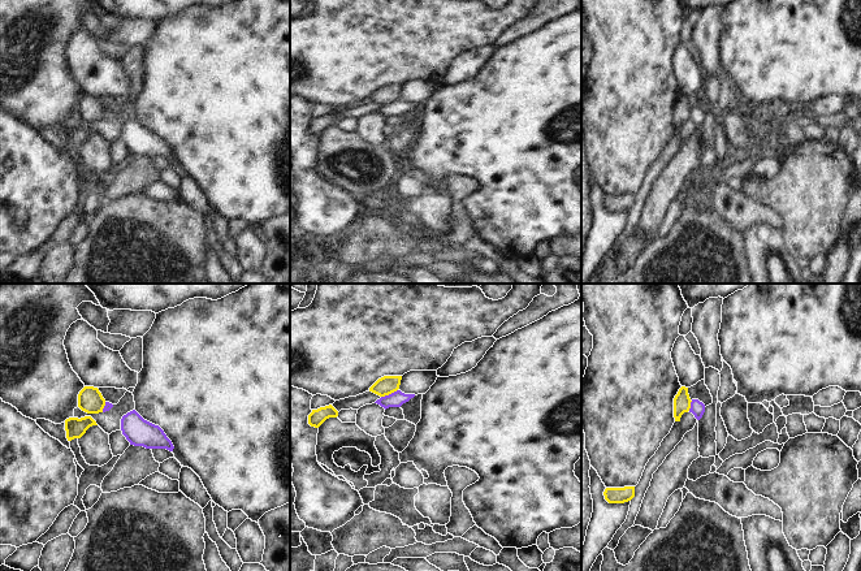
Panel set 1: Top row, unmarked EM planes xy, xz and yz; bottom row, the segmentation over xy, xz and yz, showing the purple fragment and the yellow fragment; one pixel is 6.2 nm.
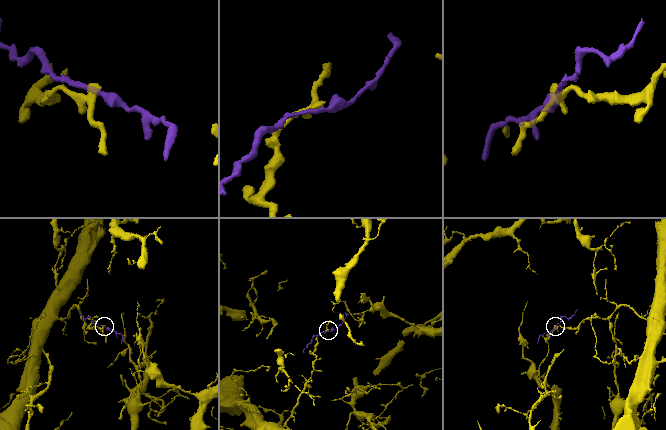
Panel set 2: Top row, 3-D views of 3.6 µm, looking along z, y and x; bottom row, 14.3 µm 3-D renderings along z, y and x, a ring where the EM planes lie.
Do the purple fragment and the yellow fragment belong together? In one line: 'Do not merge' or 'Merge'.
Do not merge

